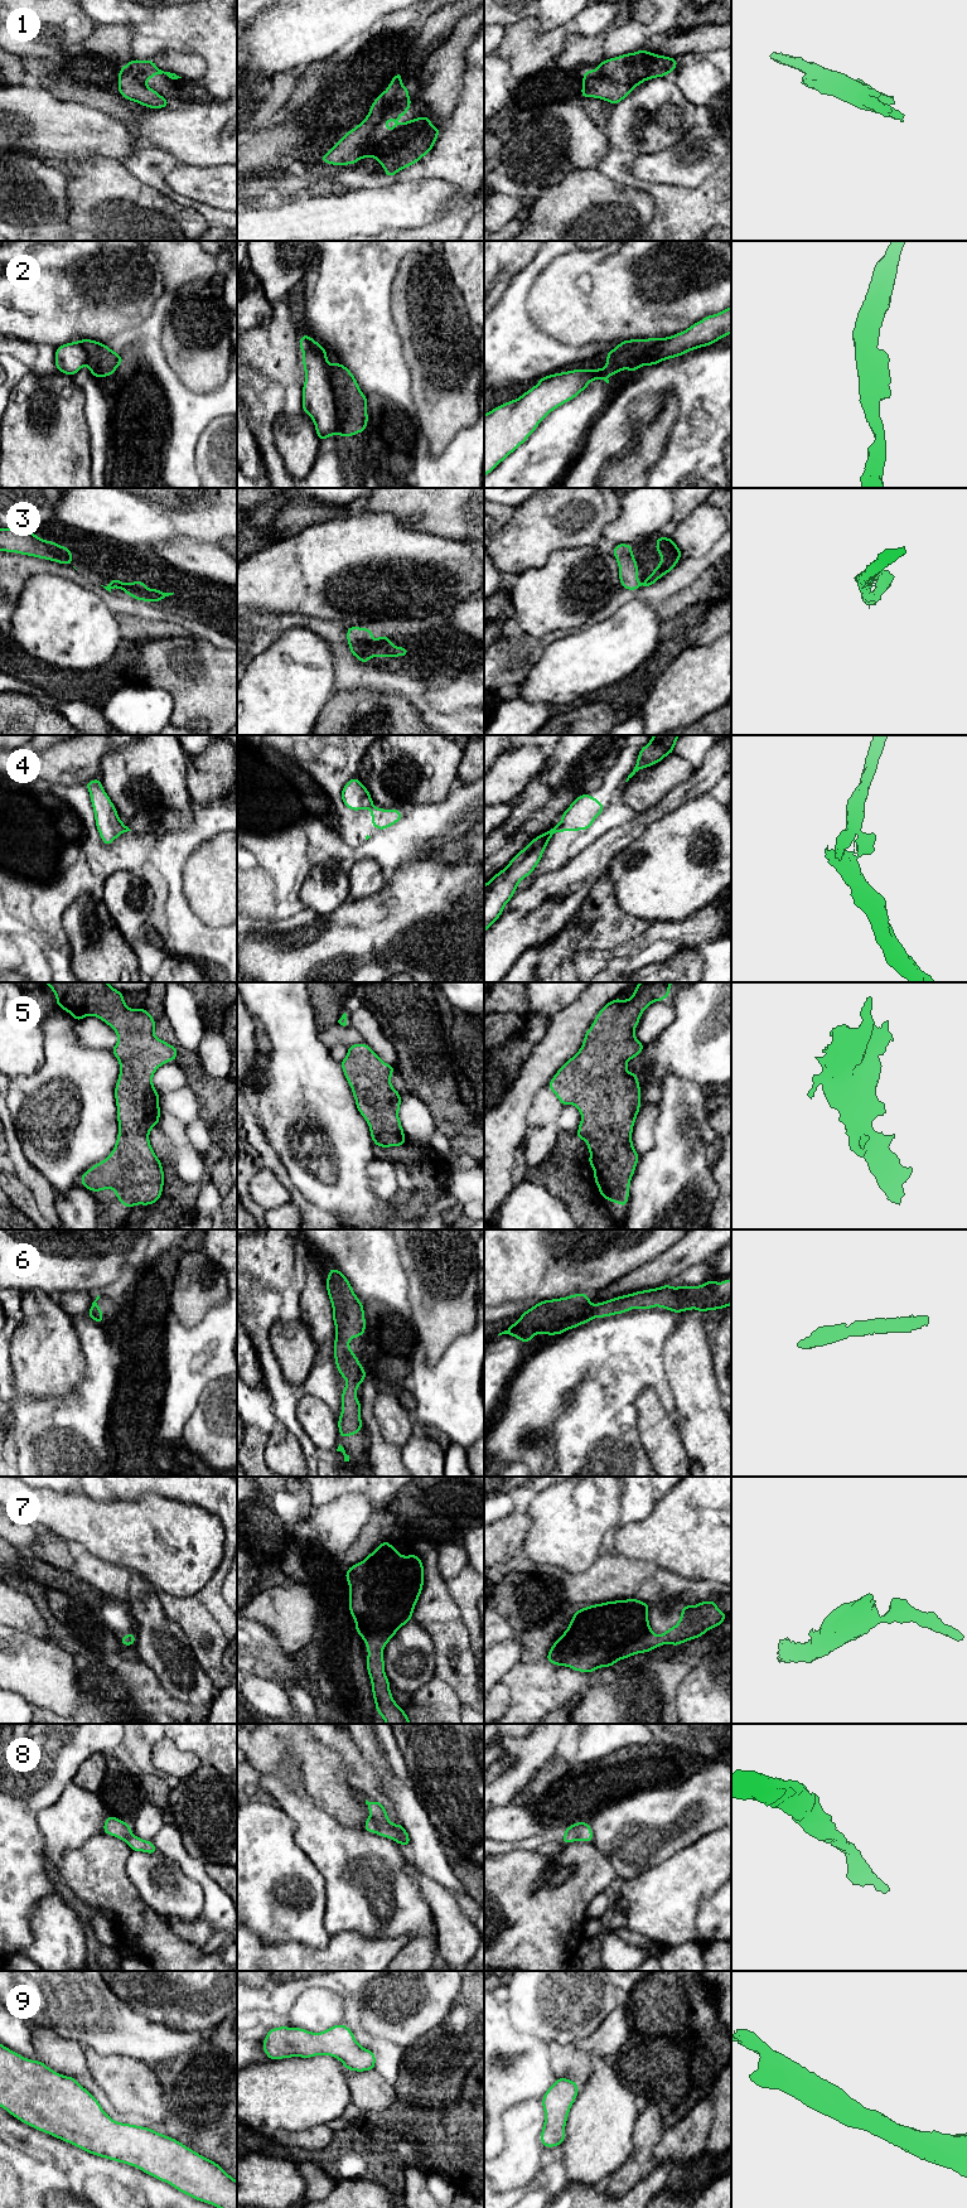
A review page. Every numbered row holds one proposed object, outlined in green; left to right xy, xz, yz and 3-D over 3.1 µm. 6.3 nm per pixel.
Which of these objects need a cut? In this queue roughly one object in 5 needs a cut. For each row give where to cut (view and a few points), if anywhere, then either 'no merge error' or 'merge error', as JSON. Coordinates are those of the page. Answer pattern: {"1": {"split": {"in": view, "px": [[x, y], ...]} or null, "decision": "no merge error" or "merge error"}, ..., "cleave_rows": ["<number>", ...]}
{"1": {"split": {"in": "xz", "px": [[405, 95], [386, 112], [371, 133], [361, 158]]}, "decision": "merge error"}, "2": {"split": {"in": "xz", "px": [[329, 366], [329, 385], [334, 401], [337, 434]]}, "decision": "merge error"}, "3": {"split": null, "decision": "no merge error"}, "4": {"split": {"in": "yz", "px": [[556, 826], [554, 831]]}, "decision": "merge error"}, "5": {"split": null, "decision": "no merge error"}, "6": {"split": null, "decision": "no merge error"}, "7": {"split": null, "decision": "no merge error"}, "8": {"split": null, "decision": "no merge error"}, "9": {"split": null, "decision": "no merge error"}, "cleave_rows": ["1", "2", "4"]}

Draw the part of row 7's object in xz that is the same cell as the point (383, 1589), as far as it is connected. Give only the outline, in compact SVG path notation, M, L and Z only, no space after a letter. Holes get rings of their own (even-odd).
M385 1540L363 1561L345 1572L348 1608L356 1632L367 1646L367 1671L377 1714L386 1724L411 1724L390 1690L382 1651L396 1632L412 1619L424 1586L424 1565L417 1555L401 1556Z

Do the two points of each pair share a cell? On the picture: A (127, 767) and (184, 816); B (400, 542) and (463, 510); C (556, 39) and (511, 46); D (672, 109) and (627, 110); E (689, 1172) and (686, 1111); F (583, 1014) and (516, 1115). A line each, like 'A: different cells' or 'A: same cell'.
A: same cell
B: different cells
C: same cell
D: same cell
E: same cell
F: same cell

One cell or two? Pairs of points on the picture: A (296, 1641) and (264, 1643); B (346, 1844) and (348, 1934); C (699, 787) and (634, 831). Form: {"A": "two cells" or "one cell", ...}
{"A": "two cells", "B": "one cell", "C": "one cell"}

